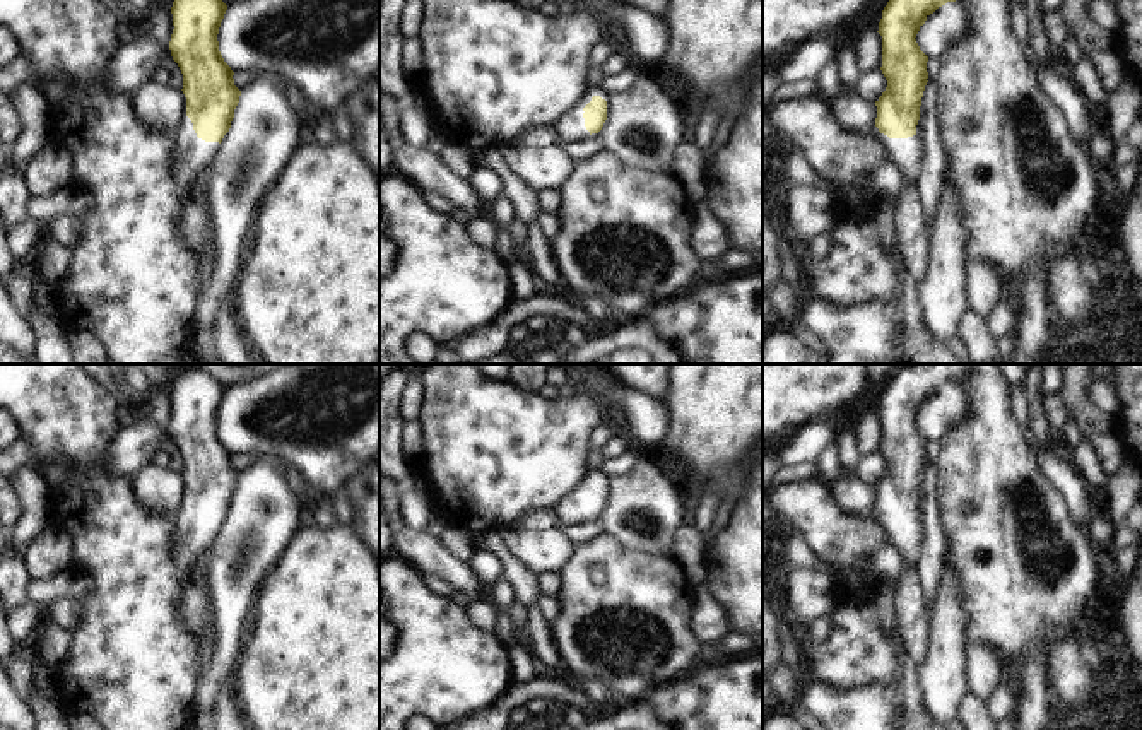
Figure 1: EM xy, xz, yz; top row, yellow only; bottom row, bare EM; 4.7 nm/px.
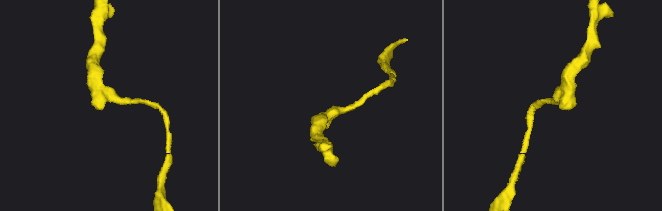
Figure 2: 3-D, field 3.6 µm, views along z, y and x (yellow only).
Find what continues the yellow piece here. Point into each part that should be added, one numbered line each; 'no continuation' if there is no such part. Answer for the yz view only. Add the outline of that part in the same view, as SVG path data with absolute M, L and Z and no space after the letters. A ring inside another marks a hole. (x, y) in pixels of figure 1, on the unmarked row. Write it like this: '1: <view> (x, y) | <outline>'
1: yz (906, 537) | M916 518L908 521L891 521L889 525L891 544L903 557L906 569L918 569L923 556L923 527Z

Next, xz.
1: xz (571, 510) | M583 492L571 494L559 504L556 511L557 511L561 528L566 528L569 525L574 525L578 521L590 518L590 515L585 509L583 496L585 496Z

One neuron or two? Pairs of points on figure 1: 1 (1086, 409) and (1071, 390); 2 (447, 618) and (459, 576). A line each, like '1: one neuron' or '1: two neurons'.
1: one neuron
2: two neurons

